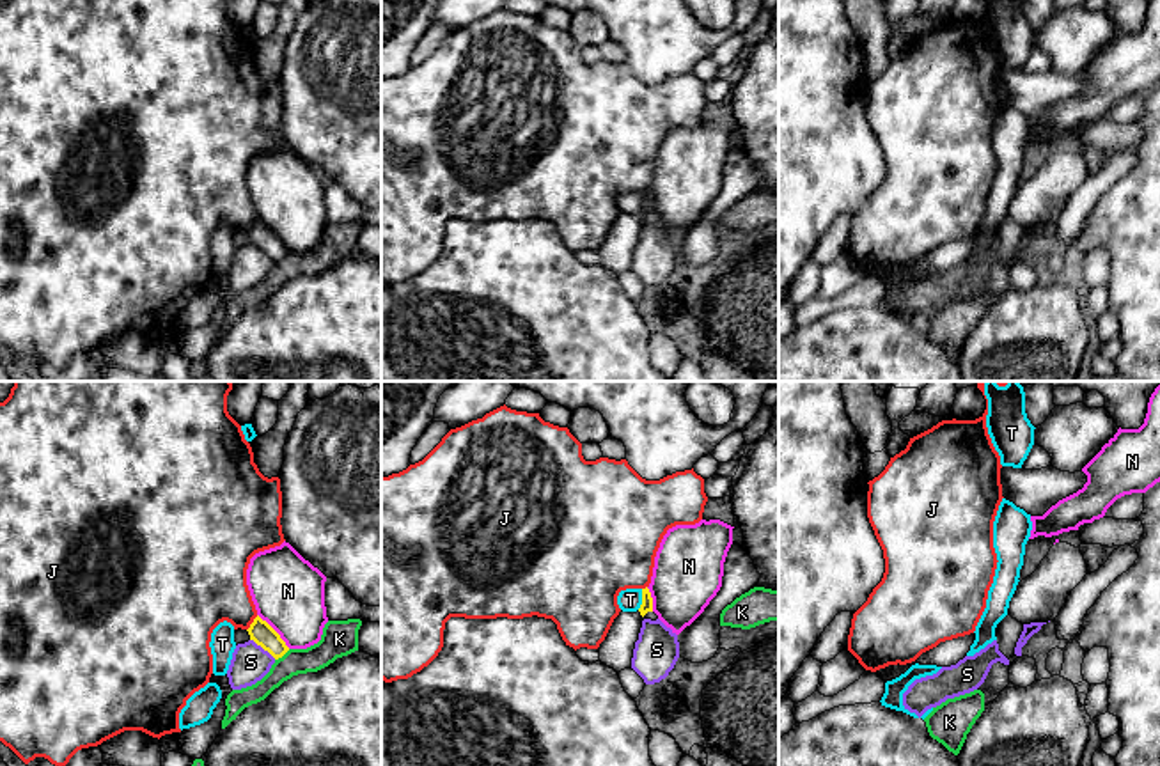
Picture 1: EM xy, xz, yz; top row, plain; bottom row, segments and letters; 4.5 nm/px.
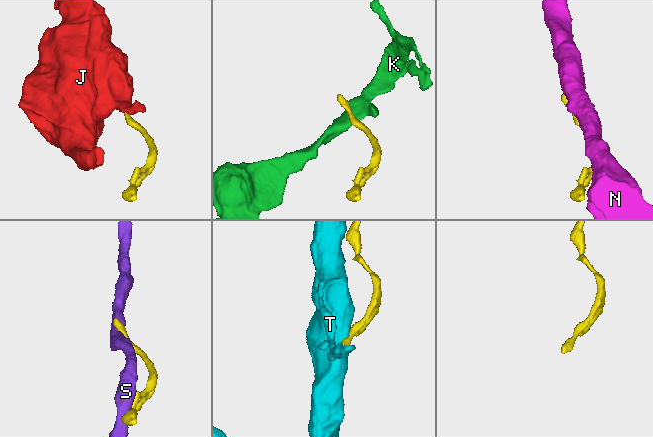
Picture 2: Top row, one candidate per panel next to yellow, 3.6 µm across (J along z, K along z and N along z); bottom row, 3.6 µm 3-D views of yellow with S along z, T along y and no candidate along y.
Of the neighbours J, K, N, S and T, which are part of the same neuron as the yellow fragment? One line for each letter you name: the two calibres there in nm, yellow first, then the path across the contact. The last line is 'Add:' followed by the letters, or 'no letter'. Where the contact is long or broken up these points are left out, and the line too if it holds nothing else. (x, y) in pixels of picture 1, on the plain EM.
Add: no letter

